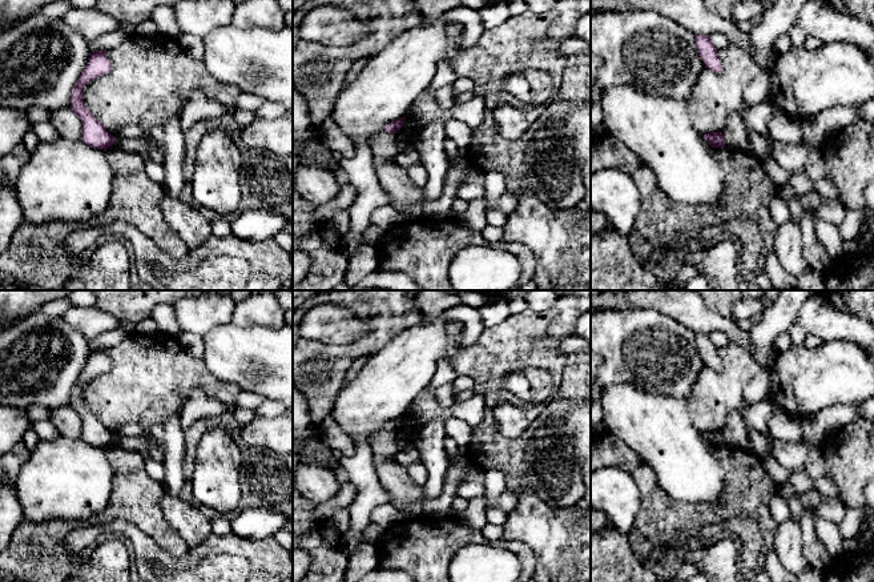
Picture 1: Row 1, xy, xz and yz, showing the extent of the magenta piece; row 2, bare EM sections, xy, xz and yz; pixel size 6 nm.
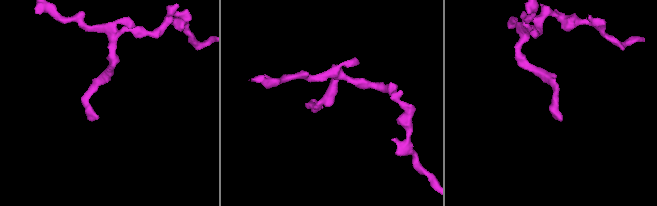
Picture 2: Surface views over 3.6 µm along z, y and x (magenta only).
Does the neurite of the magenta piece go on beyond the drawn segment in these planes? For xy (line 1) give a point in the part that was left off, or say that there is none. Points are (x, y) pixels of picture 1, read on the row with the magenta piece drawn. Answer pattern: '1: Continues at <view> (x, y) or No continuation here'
1: No continuation here

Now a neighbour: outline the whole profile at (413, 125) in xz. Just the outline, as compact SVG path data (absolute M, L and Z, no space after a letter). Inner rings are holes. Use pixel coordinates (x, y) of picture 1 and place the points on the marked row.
M410 112L406 115L404 119L404 124L402 125L400 131L407 132L411 137L418 136L418 133L426 127L426 124L423 124L418 115L414 112Z

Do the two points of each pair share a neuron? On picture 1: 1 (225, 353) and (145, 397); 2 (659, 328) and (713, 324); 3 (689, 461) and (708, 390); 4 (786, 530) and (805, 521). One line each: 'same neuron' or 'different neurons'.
1: different neurons
2: different neurons
3: different neurons
4: different neurons

